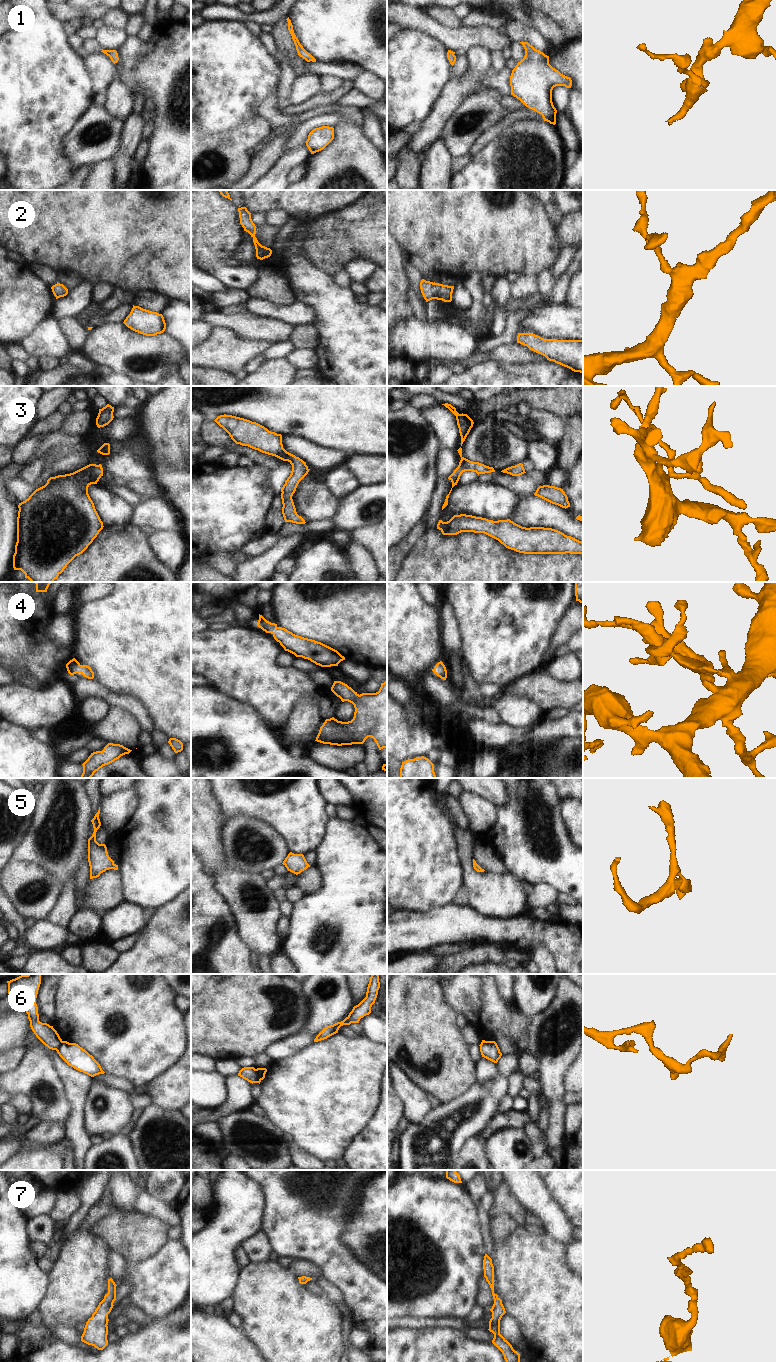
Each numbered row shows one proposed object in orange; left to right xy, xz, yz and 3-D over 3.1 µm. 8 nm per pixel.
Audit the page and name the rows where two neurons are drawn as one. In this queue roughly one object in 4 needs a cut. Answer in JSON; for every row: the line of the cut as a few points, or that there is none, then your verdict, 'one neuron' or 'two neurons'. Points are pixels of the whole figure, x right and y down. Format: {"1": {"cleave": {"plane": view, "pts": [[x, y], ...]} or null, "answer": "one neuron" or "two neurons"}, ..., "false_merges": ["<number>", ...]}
{"1": {"cleave": null, "answer": "one neuron"}, "2": {"cleave": null, "answer": "one neuron"}, "3": {"cleave": null, "answer": "one neuron"}, "4": {"cleave": null, "answer": "one neuron"}, "5": {"cleave": null, "answer": "one neuron"}, "6": {"cleave": {"plane": "xz", "pts": [[255, 1069], [257, 1082]]}, "answer": "two neurons"}, "7": {"cleave": null, "answer": "one neuron"}, "false_merges": ["6"]}

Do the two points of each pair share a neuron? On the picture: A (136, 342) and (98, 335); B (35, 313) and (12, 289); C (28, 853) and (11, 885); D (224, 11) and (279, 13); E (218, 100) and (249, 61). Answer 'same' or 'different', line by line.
A: same
B: same
C: different
D: same
E: same

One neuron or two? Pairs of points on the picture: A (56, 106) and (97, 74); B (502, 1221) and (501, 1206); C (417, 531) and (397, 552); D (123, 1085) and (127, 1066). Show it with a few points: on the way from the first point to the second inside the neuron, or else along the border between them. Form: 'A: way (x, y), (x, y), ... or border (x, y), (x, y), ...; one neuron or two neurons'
A: border (83, 60), (94, 92); two neurons
B: border (490, 1216), (505, 1214), (518, 1224); two neurons
C: way (413, 536), (402, 547); one neuron
D: border (105, 1072), (123, 1076), (134, 1086); two neurons

